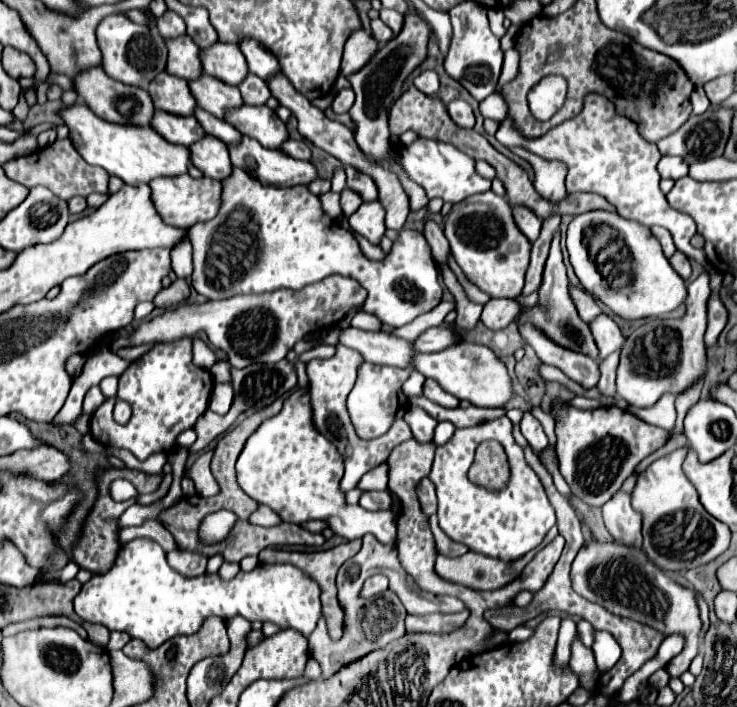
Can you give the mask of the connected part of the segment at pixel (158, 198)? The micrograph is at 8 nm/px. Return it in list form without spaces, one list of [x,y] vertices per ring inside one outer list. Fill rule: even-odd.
[[[189,174],[181,176],[159,176],[149,182],[151,188],[151,200],[157,210],[157,214],[163,218],[165,224],[171,224],[175,228],[191,228],[197,222],[211,220],[219,208],[219,196],[221,196],[221,182],[209,180],[209,178],[191,178]]]

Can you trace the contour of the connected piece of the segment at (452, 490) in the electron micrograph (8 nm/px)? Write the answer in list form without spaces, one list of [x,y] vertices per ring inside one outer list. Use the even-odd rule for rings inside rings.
[[[501,416],[499,420],[487,420],[473,428],[455,430],[451,440],[437,448],[435,462],[429,474],[437,488],[439,498],[437,516],[441,530],[451,540],[465,544],[469,550],[491,558],[499,558],[503,562],[517,560],[519,556],[537,548],[545,534],[549,532],[549,528],[555,526],[555,512],[547,500],[547,494],[543,492],[543,486],[539,484],[535,472],[525,462],[521,446],[513,440],[511,428],[513,428],[511,420],[507,416]],[[483,440],[497,440],[503,444],[507,452],[511,480],[505,490],[491,492],[475,486],[467,478],[467,470],[473,464],[475,448]]]

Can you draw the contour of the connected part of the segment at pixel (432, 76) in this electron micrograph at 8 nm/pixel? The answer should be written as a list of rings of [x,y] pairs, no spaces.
[[[423,70],[417,78],[413,78],[413,86],[427,96],[433,96],[439,90],[439,76],[435,70]]]

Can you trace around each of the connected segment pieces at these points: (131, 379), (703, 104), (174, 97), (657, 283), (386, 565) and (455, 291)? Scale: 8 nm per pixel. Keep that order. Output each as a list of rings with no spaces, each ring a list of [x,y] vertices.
[[[181,338],[169,344],[155,344],[141,358],[133,360],[119,376],[119,390],[115,396],[131,406],[131,420],[125,426],[117,424],[113,420],[115,398],[109,398],[91,416],[91,436],[105,446],[113,444],[115,448],[125,448],[139,460],[145,460],[153,452],[169,452],[175,446],[177,434],[193,428],[197,418],[207,410],[213,388],[211,374],[193,364],[191,348],[193,338]]]
[[[702,86],[695,87],[694,91],[691,94],[690,102],[692,105],[693,114],[695,115],[702,114],[710,106],[710,101],[707,98]]]
[[[161,72],[159,76],[155,76],[155,80],[151,80],[147,92],[157,110],[165,110],[165,112],[171,112],[177,116],[191,116],[193,108],[197,106],[195,98],[191,96],[191,90],[187,86],[187,80],[171,76],[167,72]]]
[[[591,210],[575,216],[567,230],[567,250],[571,256],[571,266],[575,268],[575,274],[581,280],[583,288],[625,320],[661,316],[675,310],[685,300],[685,294],[687,294],[685,282],[663,256],[659,240],[655,240],[655,236],[647,226],[633,220],[625,220],[617,212]]]
[[[365,536],[363,548],[339,568],[339,574],[337,574],[337,592],[339,594],[337,596],[339,596],[339,604],[345,612],[343,638],[339,642],[331,642],[329,636],[327,636],[327,624],[325,624],[323,618],[317,622],[317,628],[307,636],[309,656],[319,662],[323,678],[331,677],[331,674],[335,674],[343,664],[347,664],[355,658],[361,658],[361,656],[377,650],[377,648],[383,648],[391,640],[397,640],[399,636],[405,634],[405,628],[403,628],[403,620],[405,620],[405,614],[407,614],[405,606],[399,606],[399,604],[383,606],[383,604],[373,602],[373,598],[369,598],[369,600],[361,598],[363,582],[369,576],[377,573],[383,574],[383,572],[389,572],[393,568],[395,570],[402,568],[396,546],[381,544],[373,536]]]
[[[435,262],[435,264],[437,264],[437,268],[439,268],[439,272],[441,272],[443,284],[449,288],[449,292],[451,292],[453,298],[455,298],[455,312],[457,312],[455,324],[457,324],[457,334],[473,330],[475,324],[479,322],[479,316],[481,316],[483,306],[481,306],[481,304],[475,304],[475,302],[471,302],[471,300],[467,298],[463,286],[459,284],[457,276],[453,274],[453,270],[451,270],[447,264],[439,264],[439,262]]]

